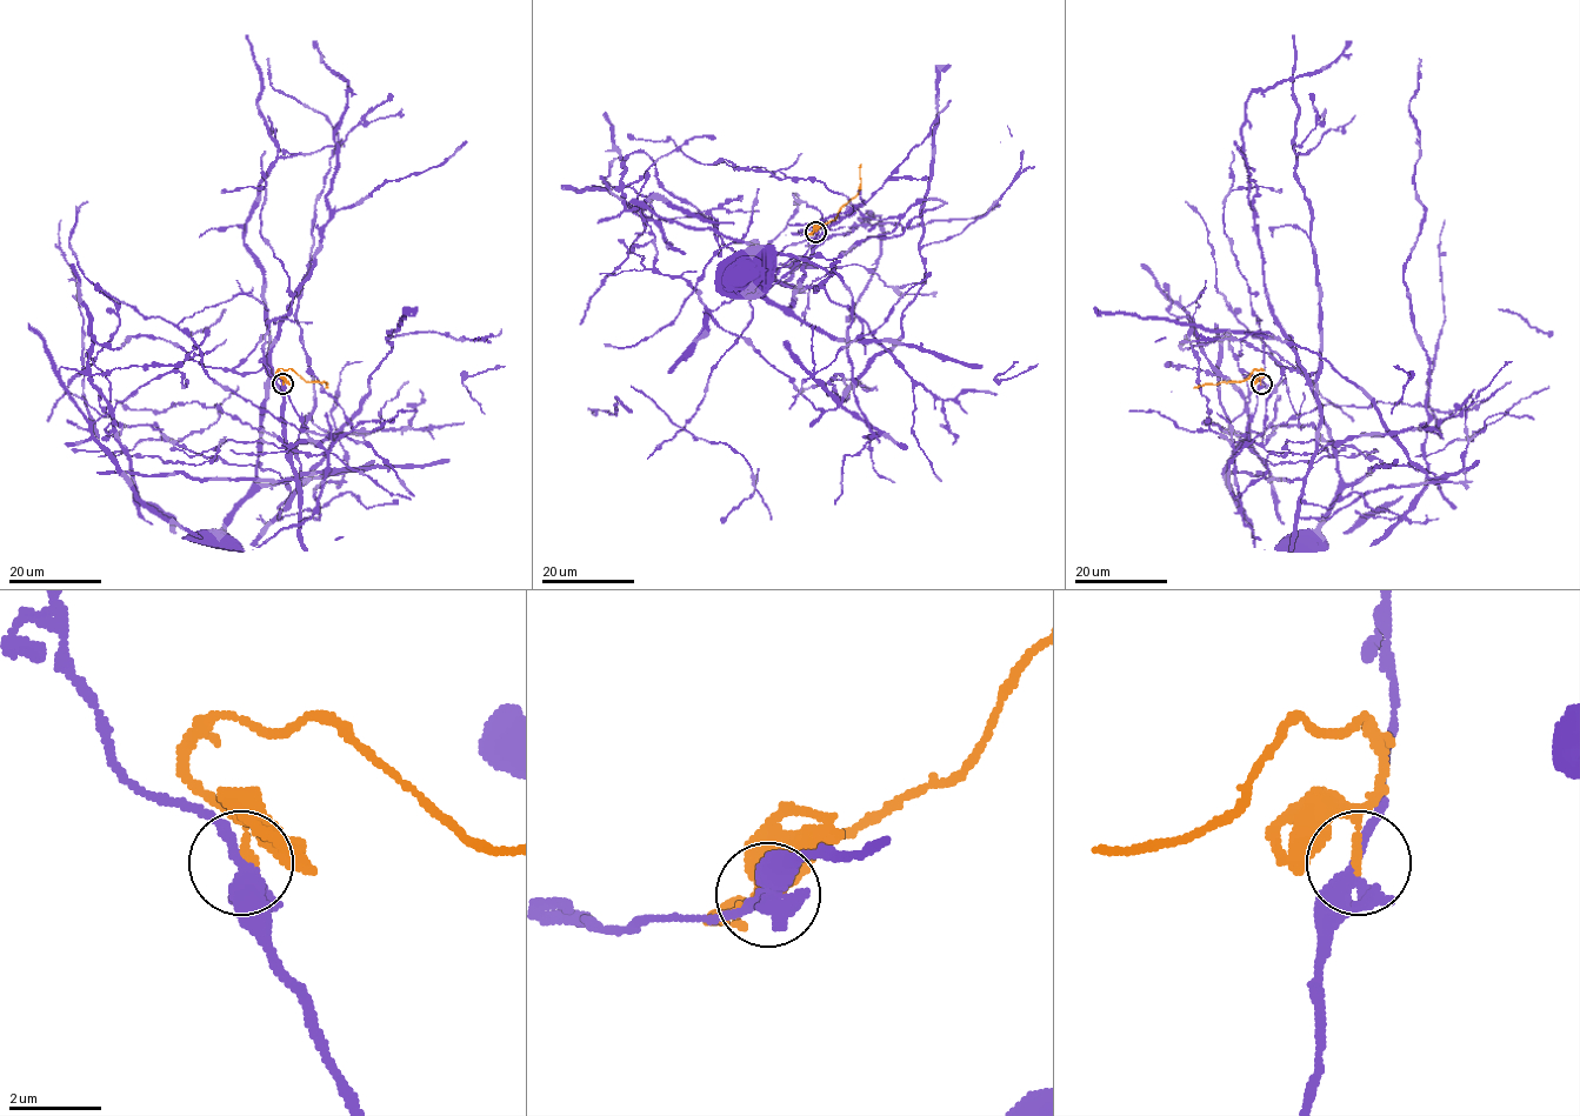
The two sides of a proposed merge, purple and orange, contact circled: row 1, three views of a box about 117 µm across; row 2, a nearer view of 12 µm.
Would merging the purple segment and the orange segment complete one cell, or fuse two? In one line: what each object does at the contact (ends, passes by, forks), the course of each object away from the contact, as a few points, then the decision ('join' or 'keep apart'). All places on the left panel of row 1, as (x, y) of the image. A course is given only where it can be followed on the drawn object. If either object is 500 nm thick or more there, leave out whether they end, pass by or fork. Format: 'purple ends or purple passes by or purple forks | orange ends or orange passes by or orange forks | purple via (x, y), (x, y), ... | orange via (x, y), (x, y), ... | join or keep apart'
purple forks | orange ends | purple via (282, 383), (308, 439), (175, 447), (292, 492), (345, 472), (319, 519), (268, 379), (350, 89), (313, 40) | orange via (282, 383), (277, 372), (291, 368), (306, 381), (325, 382), (328, 388) | keep apart

